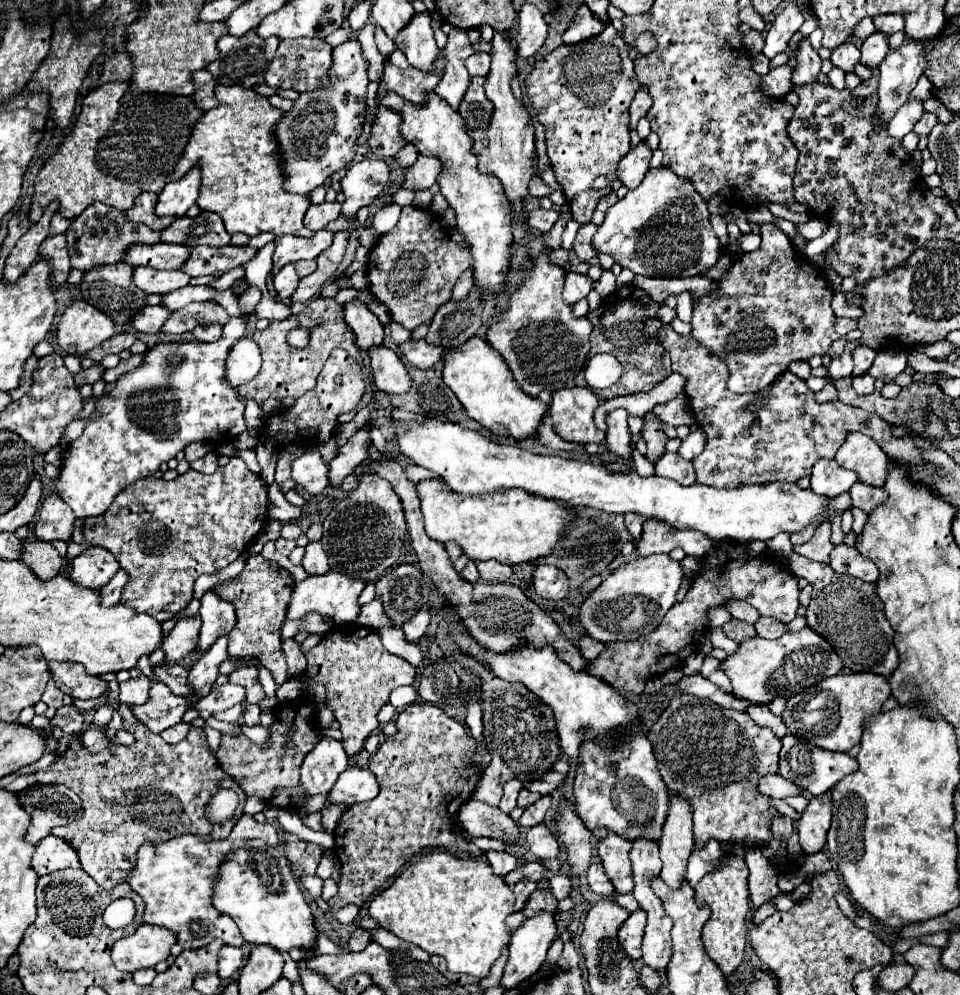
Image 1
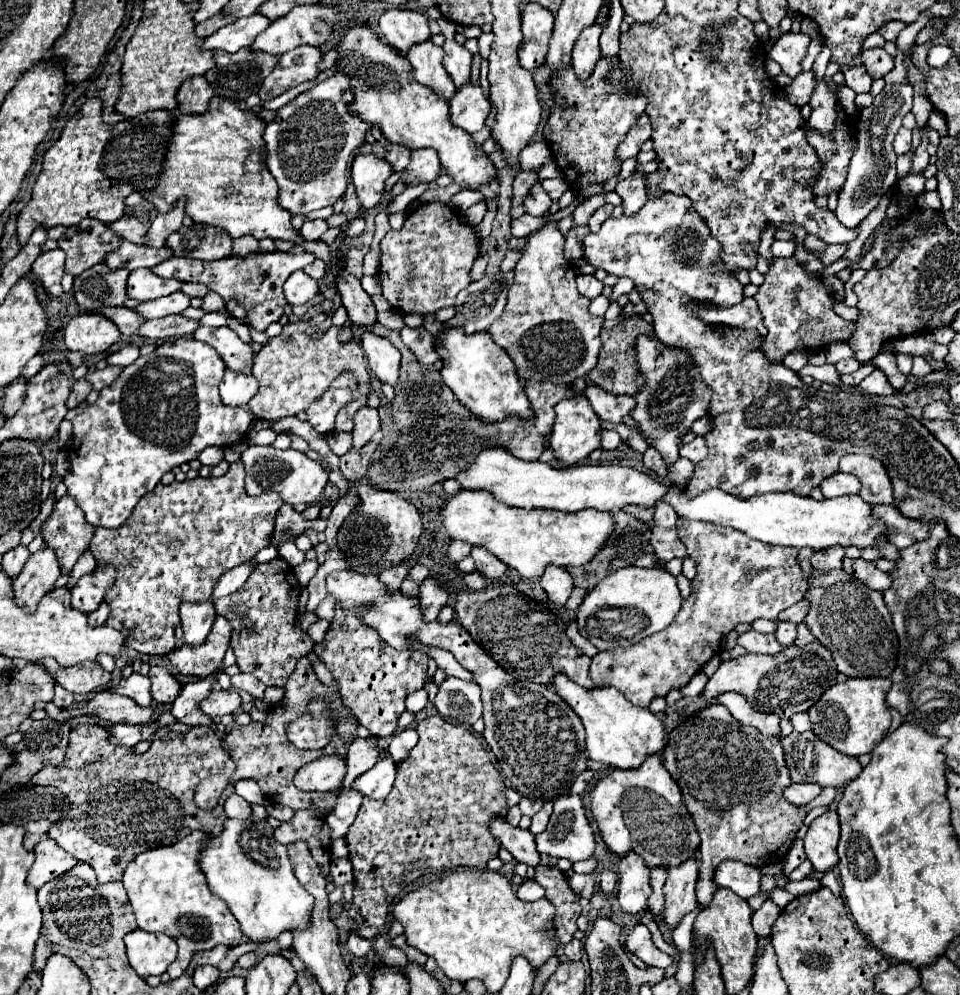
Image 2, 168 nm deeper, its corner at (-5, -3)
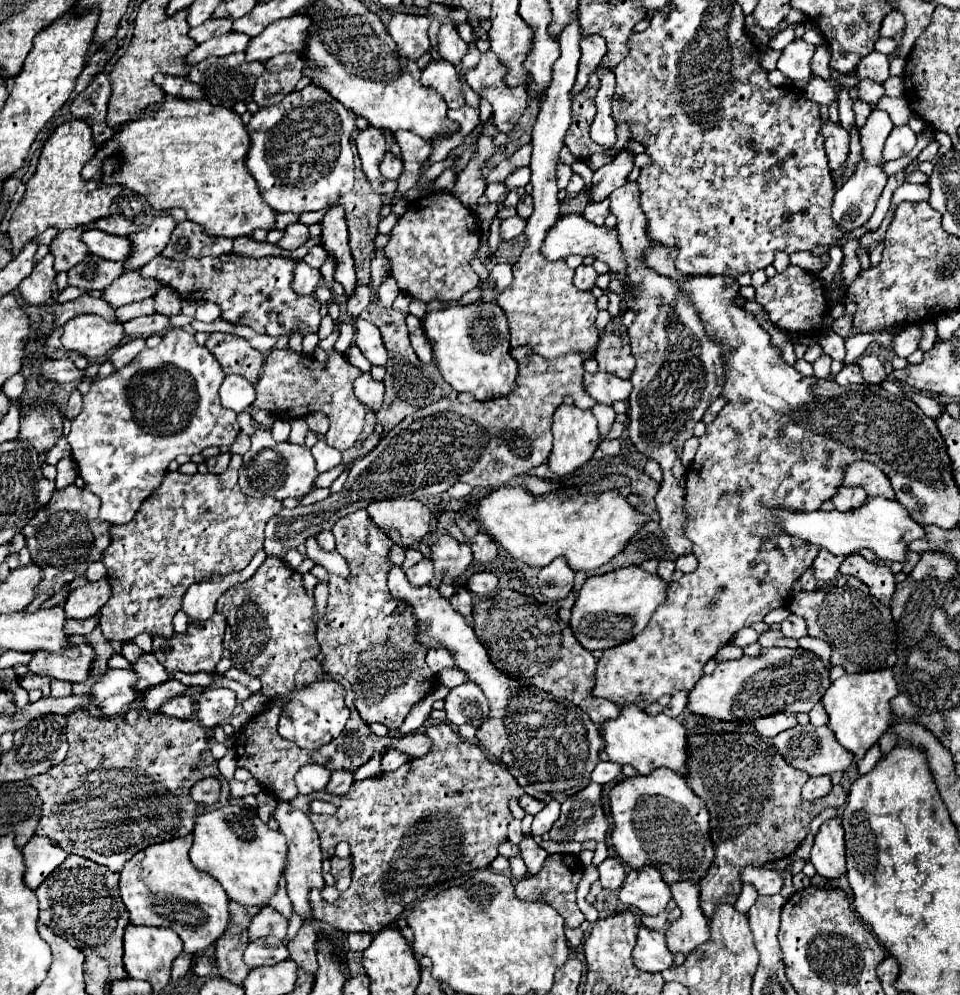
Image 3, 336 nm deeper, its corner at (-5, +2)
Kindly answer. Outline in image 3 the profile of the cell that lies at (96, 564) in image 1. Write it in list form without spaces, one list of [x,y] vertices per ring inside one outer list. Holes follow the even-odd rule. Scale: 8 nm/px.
[[[107,579],[89,581],[85,587],[73,589],[63,605],[69,619],[87,619],[99,613],[99,609],[107,603],[111,595],[111,587]]]

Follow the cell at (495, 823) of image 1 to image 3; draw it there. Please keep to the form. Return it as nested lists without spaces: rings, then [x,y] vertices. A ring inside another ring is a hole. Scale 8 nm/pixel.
[[[523,835],[523,841],[519,843],[519,851],[521,851],[521,857],[523,857],[529,873],[535,873],[543,867],[547,851],[543,847],[539,847],[531,835]]]

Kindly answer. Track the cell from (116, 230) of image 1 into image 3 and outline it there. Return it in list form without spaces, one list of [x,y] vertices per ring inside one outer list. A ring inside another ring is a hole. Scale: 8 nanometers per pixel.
[[[85,227],[65,229],[59,231],[59,235],[51,241],[51,253],[55,255],[55,271],[69,271],[89,255],[89,249],[81,239],[83,233]]]

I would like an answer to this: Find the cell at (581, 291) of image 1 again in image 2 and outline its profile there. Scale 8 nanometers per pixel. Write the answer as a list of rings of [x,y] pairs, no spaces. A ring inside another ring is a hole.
[[[577,276],[577,288],[585,298],[593,300],[601,294],[603,282],[599,282],[595,276]]]

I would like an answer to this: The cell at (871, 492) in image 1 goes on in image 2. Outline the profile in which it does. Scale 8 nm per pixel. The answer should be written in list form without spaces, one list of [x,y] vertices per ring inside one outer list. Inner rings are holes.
[[[893,504],[891,506],[873,506],[873,512],[875,512],[875,518],[883,520],[889,528],[891,528],[891,542],[903,550],[915,542],[921,542],[923,538],[927,538],[929,534],[929,526],[925,522],[919,522],[919,520],[911,520],[911,518],[905,518]]]

